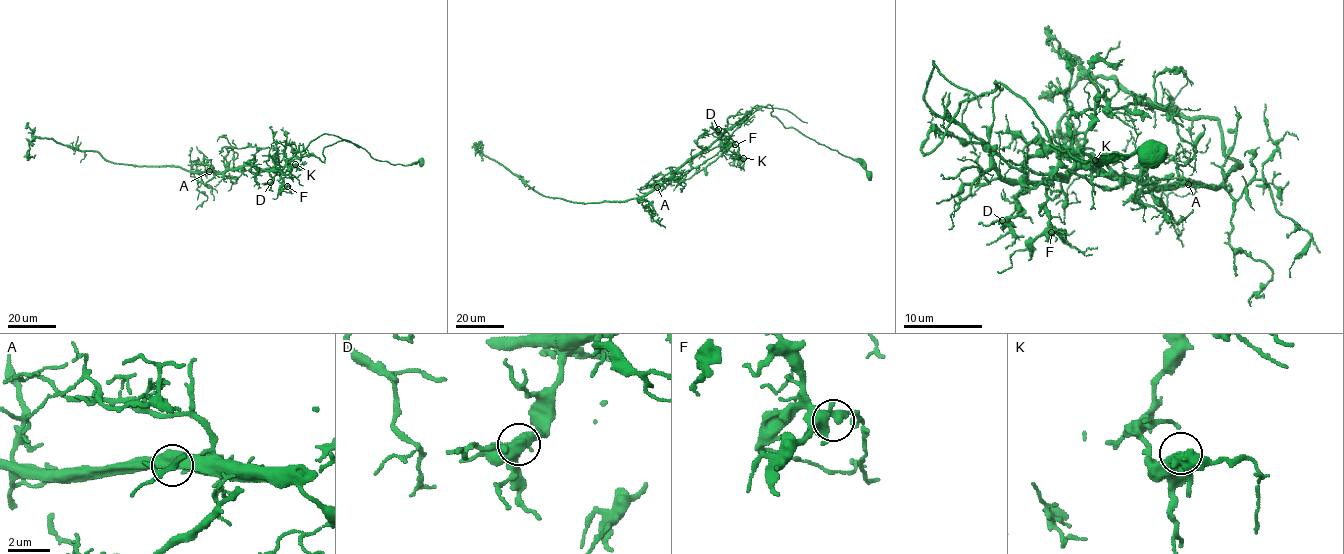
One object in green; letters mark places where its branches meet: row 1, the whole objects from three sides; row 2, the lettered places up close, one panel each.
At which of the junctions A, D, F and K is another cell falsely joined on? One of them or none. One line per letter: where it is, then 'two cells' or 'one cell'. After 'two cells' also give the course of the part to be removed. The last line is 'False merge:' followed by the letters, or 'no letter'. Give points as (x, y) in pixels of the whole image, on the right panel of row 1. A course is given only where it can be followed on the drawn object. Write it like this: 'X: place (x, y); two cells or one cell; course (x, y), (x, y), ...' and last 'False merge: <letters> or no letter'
A: place (1188, 184); two cells; course (1189, 183), (1218, 185), (1240, 166), (1222, 128), (1118, 81), (1087, 73), (1061, 134), (1051, 130)
D: place (1002, 220); one cell
F: place (1051, 232); one cell
K: place (1095, 160); one cell
False merge: A

